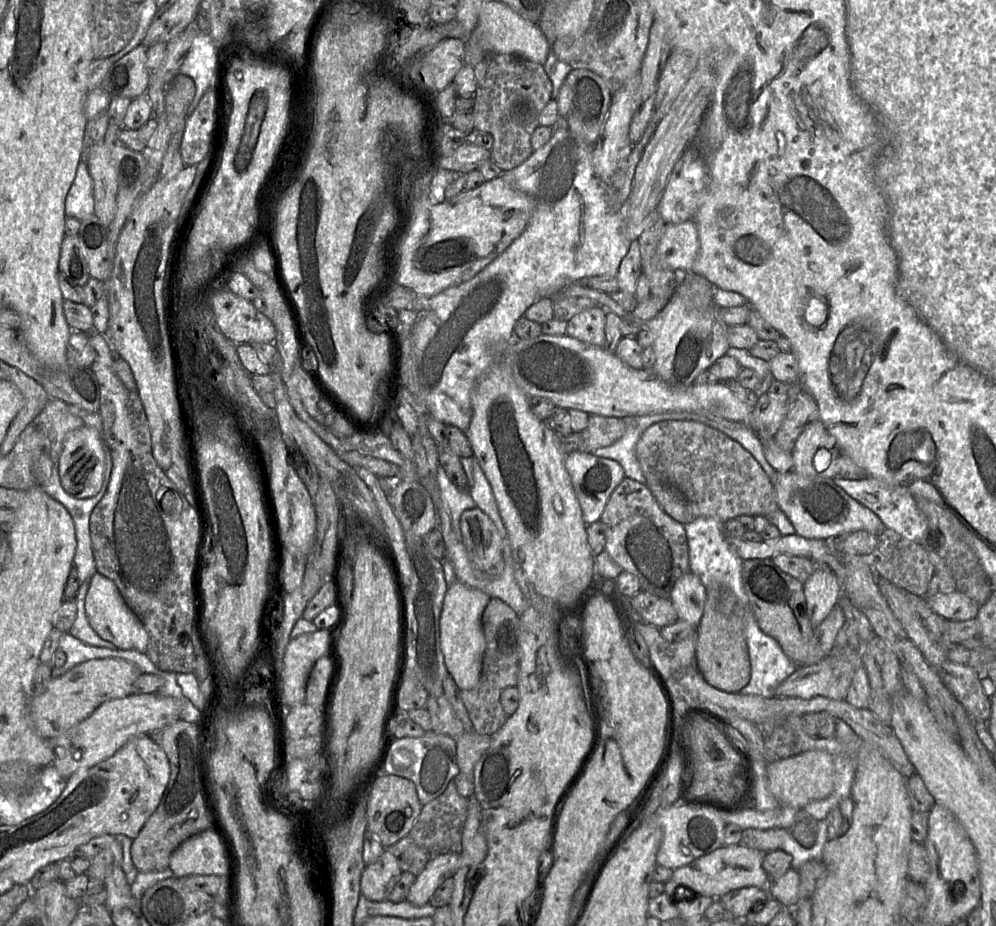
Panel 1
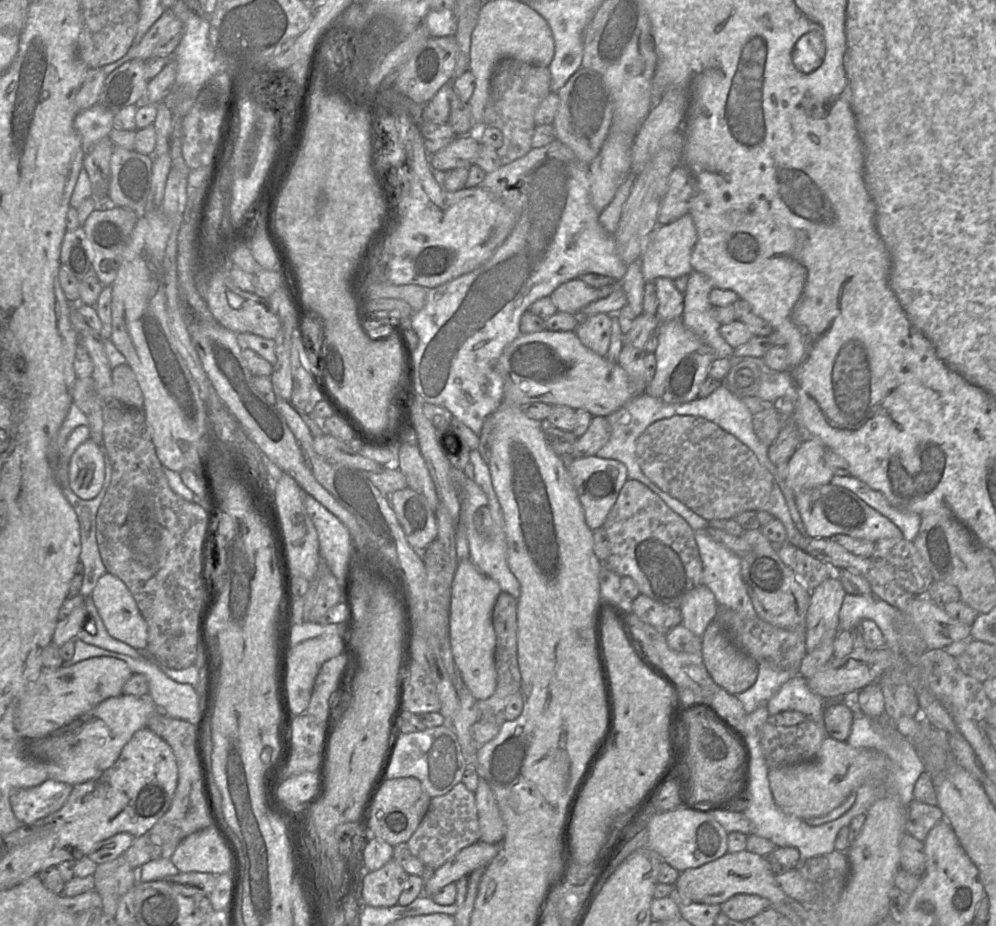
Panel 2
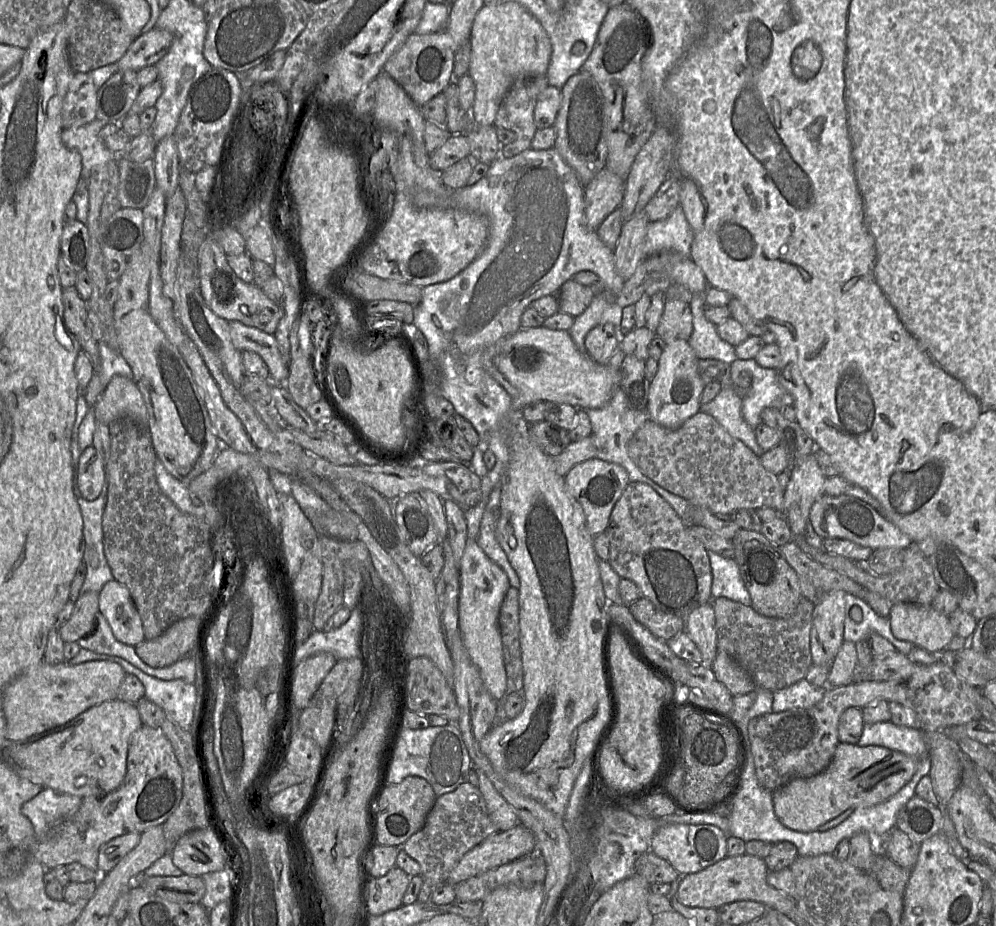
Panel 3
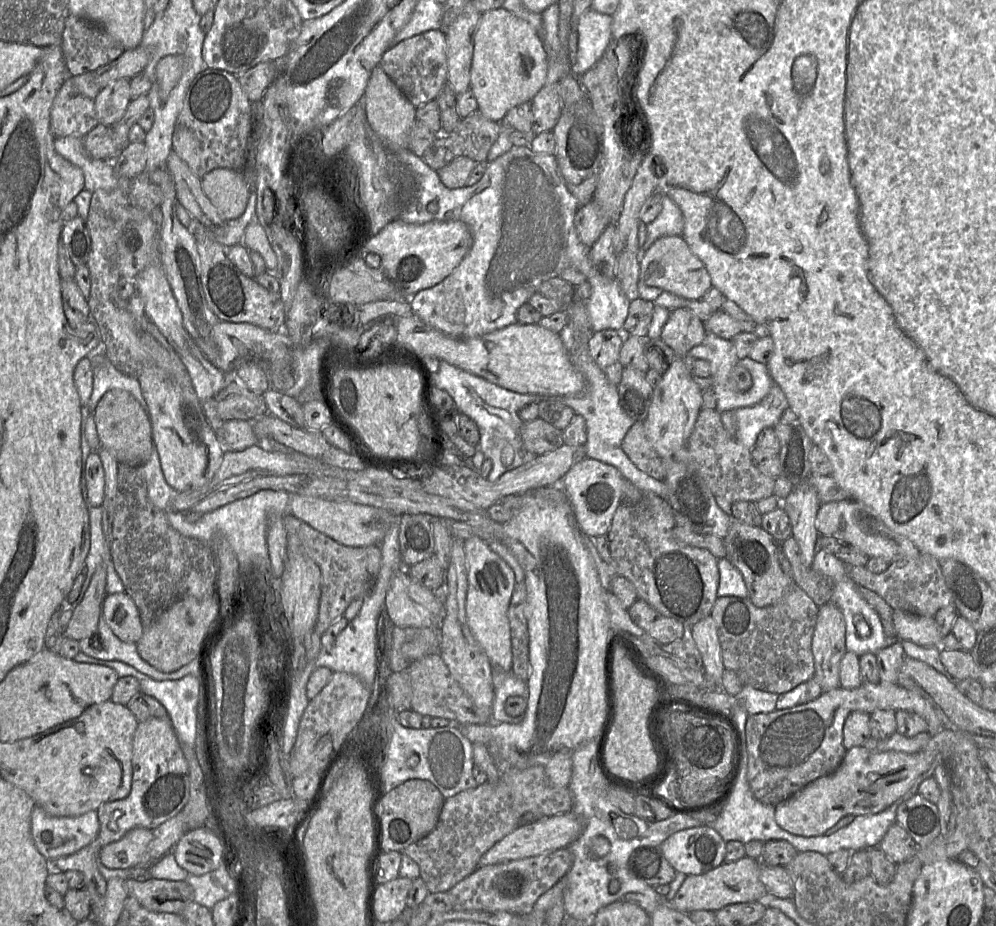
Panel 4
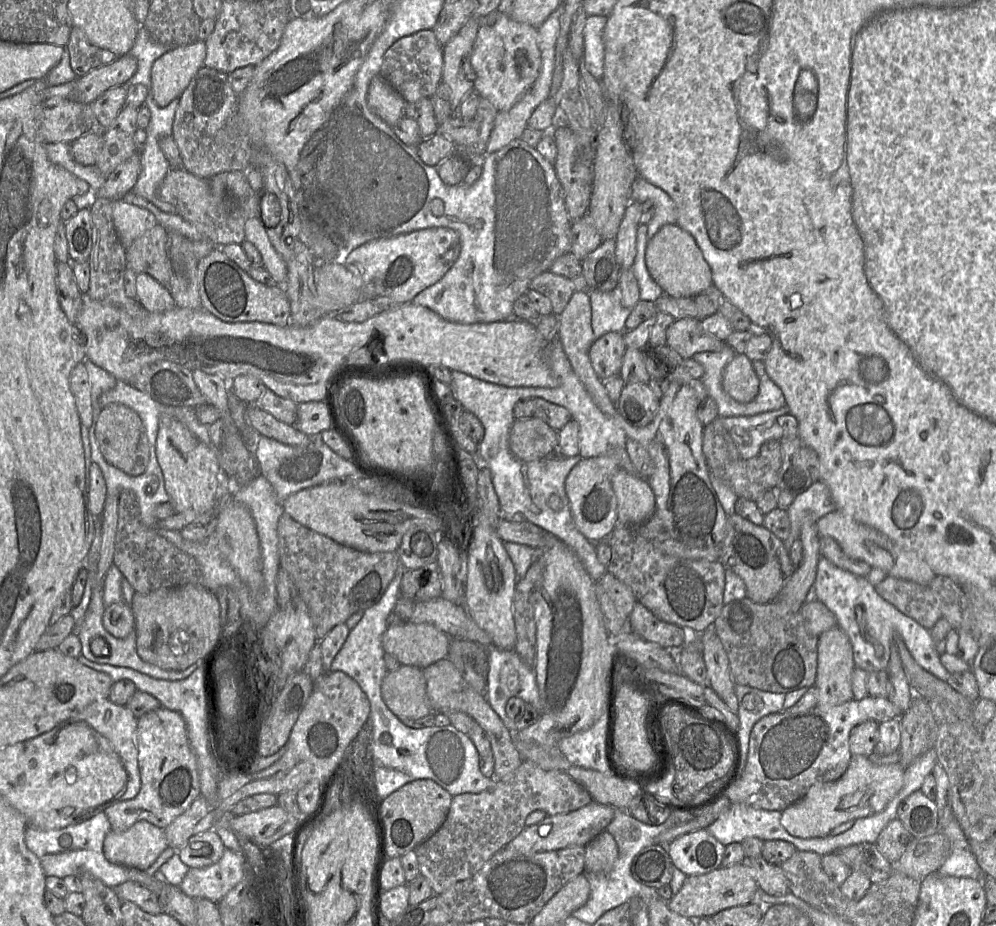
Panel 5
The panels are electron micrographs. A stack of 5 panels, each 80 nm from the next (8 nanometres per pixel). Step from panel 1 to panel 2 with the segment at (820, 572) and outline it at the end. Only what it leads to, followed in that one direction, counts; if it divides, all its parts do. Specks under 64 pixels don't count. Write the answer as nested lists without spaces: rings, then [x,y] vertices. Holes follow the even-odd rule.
[[[828,578],[810,594],[806,615],[806,649],[812,652],[824,637],[834,637],[846,592],[838,578]]]

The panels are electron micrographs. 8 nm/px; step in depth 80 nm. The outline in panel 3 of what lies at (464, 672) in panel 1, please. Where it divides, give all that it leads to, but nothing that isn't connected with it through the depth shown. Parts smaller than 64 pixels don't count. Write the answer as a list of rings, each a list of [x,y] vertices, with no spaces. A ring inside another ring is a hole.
[[[476,540],[467,541],[459,572],[458,626],[461,638],[470,658],[479,668],[489,693],[498,700],[504,697],[507,687],[499,613],[504,597],[511,587],[509,579],[504,570],[485,554]]]

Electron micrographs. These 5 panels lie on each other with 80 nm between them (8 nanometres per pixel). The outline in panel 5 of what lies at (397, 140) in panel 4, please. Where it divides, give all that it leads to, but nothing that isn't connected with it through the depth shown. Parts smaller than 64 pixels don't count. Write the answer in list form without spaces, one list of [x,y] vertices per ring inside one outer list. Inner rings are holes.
[[[380,74],[369,84],[367,103],[370,109],[391,127],[404,117],[407,105],[402,96]]]

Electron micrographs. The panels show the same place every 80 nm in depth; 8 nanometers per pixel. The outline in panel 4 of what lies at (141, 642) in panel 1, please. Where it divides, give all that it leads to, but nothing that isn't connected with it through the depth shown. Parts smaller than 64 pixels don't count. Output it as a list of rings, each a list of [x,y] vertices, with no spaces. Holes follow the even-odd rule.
[[[128,593],[107,594],[102,613],[112,632],[123,642],[137,643],[144,627],[138,608]]]

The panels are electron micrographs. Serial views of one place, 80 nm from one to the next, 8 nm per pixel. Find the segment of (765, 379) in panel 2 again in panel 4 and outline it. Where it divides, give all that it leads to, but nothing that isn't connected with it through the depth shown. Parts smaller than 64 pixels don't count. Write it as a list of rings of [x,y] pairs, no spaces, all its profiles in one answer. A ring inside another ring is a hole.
[[[774,383],[767,396],[758,404],[735,410],[737,423],[735,438],[745,448],[752,450],[758,434],[764,428],[773,428],[781,421],[783,412],[789,407],[788,400],[777,383]]]

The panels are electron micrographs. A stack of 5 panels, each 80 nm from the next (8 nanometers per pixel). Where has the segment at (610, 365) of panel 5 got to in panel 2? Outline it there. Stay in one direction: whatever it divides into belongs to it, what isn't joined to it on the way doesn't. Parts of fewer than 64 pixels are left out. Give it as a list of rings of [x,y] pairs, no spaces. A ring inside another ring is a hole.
[[[606,313],[586,316],[575,331],[580,342],[596,354],[606,357],[611,340],[611,318]]]

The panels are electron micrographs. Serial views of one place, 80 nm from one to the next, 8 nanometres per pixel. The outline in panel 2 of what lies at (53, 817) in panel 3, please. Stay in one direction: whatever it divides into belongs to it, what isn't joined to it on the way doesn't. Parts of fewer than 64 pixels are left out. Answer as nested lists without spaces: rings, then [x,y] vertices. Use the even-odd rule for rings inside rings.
[[[48,778],[38,786],[17,789],[10,795],[13,813],[22,825],[32,824],[62,808],[72,788]]]

